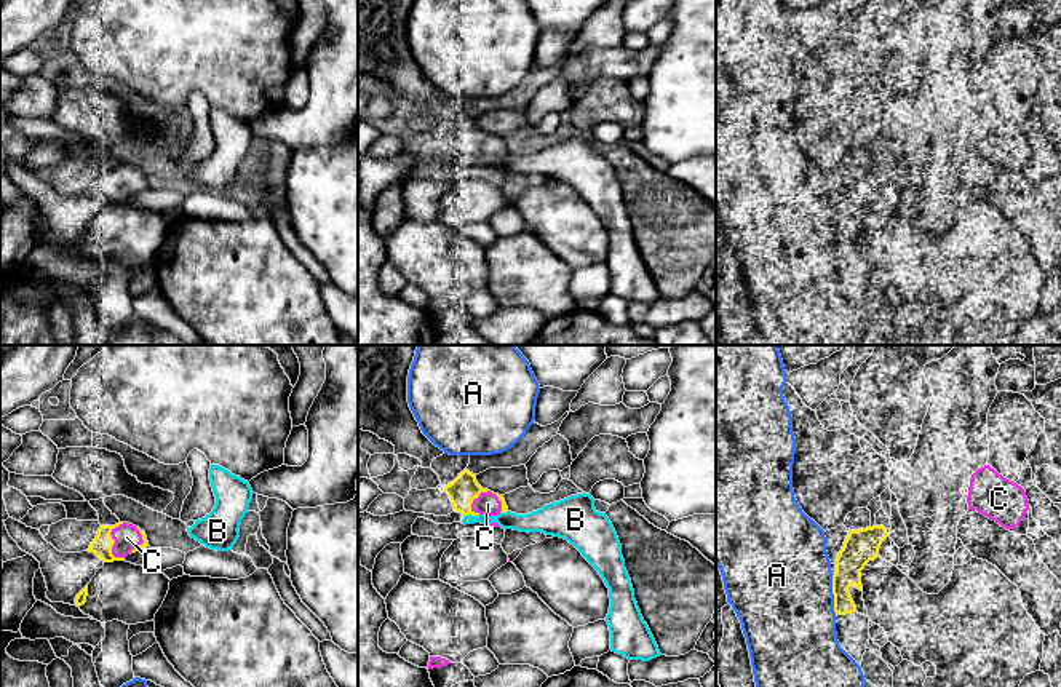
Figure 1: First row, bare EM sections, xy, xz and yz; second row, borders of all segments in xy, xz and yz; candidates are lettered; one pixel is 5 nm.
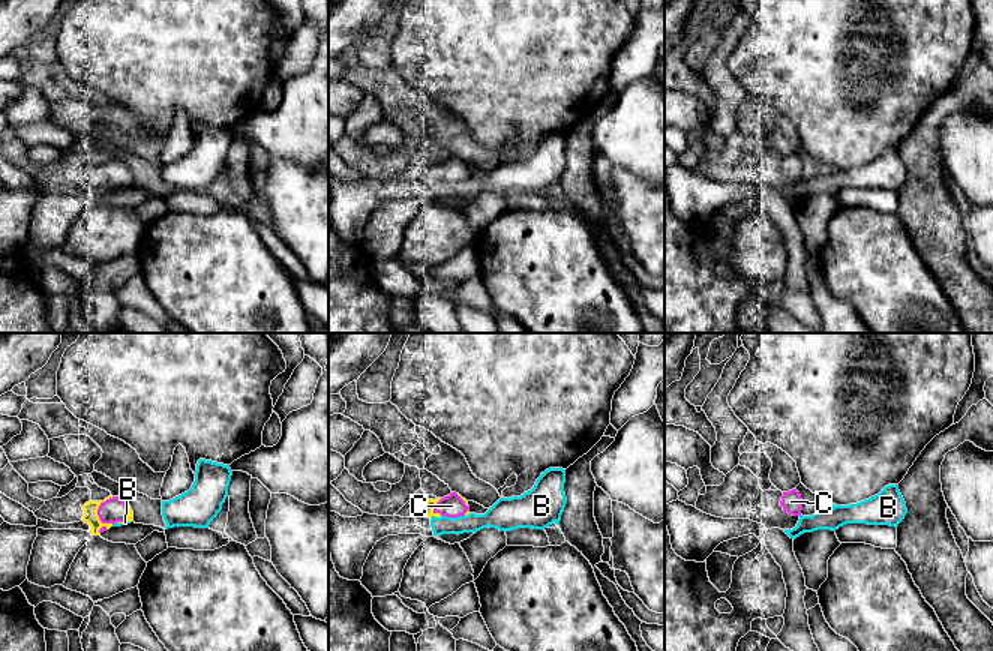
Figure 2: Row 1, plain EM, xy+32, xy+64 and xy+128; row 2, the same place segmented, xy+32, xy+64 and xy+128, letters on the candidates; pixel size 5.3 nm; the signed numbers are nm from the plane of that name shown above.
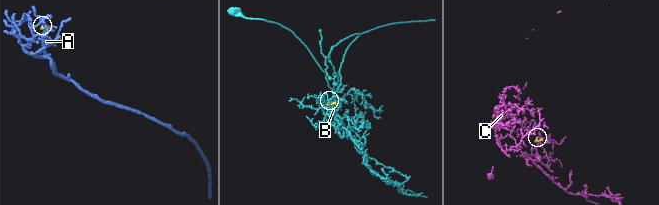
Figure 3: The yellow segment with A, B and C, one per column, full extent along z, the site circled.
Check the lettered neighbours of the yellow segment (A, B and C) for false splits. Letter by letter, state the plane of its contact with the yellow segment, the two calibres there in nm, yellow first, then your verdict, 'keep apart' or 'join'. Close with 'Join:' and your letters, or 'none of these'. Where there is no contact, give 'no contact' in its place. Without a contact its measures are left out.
A: yz | 160/500 nm | keep apart
B: xz | 150/90 nm | keep apart
C: xy | 100/130 nm | join
Join: C

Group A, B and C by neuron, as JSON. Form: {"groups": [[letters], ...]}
{"groups": [["A"], ["B"], ["C"]]}

